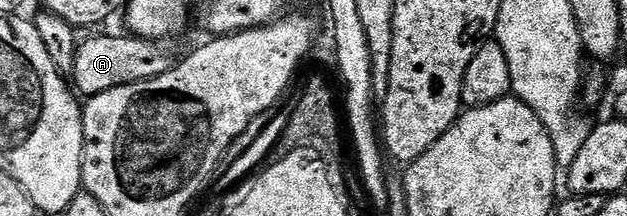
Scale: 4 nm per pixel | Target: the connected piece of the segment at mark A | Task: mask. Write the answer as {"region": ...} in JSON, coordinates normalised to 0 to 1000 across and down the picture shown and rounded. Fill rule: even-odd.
{"region":[[[163,157],[158,176],[140,181],[139,194],[137,181],[126,190],[115,347],[116,412],[126,440],[148,444],[159,426],[172,426],[179,407],[191,407],[198,389],[217,389],[223,370],[255,352],[278,310],[281,255],[276,190],[199,171],[187,176],[182,157]]]}

